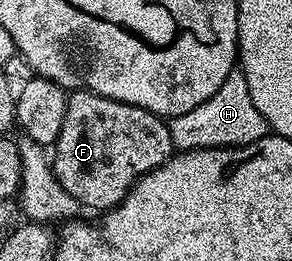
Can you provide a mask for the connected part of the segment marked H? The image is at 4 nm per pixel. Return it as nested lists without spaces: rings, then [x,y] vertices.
[[[234,70],[222,86],[207,100],[185,114],[168,121],[174,147],[178,151],[199,148],[241,147],[261,140],[267,134],[268,124],[251,99],[245,75]]]

